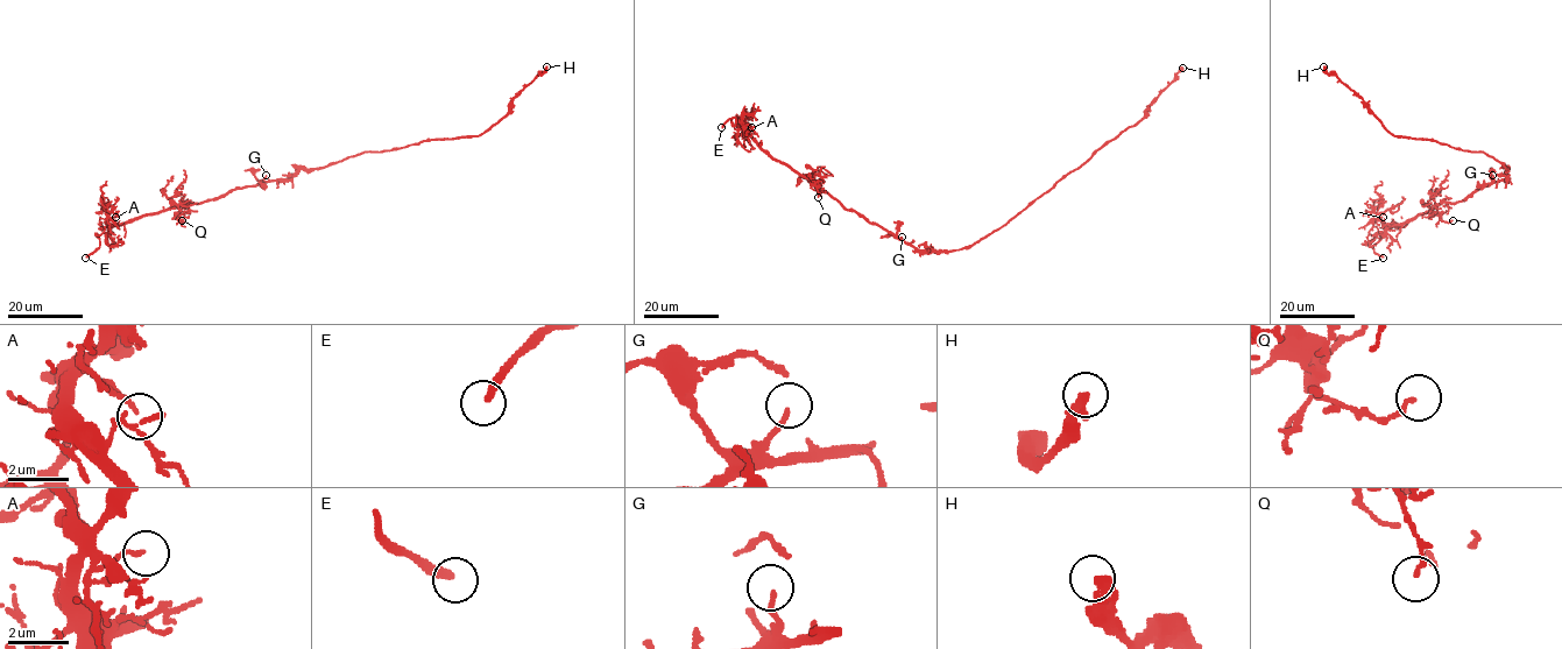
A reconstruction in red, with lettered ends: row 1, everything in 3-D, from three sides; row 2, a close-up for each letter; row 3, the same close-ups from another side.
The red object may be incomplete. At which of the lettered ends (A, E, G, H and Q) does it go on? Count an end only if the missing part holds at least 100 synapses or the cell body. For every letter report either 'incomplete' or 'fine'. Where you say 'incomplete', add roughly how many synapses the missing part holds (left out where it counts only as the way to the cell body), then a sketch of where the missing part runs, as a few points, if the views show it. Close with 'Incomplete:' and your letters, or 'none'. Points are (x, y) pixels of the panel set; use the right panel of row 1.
A: fine
E: incomplete; missing branch runs (1383, 258), (1403, 258), (1428, 267), (1441, 258), (1458, 255), (1474, 266), (1489, 266), (1489, 269)
G: fine
H: fine
Q: fine
Incomplete: E

